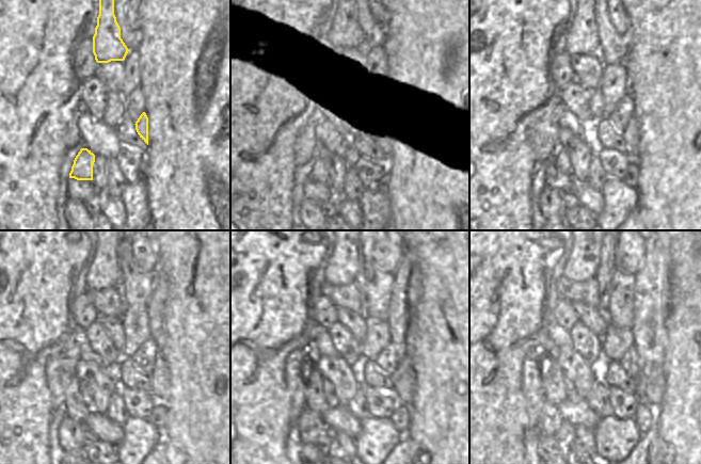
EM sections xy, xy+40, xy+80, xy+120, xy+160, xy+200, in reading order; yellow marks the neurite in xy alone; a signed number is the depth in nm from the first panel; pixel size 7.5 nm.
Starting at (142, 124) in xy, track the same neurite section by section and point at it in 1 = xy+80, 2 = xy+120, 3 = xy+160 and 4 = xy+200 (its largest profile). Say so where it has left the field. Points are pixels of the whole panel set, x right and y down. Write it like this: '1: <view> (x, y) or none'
1: xy+80 (631, 136)
2: xy+120 (160, 376)
3: xy+160 (403, 378)
4: xy+200 (648, 392)

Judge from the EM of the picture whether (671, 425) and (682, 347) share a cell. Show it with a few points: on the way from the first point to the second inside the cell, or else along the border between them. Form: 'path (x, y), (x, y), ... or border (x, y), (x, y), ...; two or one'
path (682, 405), (682, 366); one

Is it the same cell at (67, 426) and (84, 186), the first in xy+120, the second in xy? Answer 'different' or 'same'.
different

